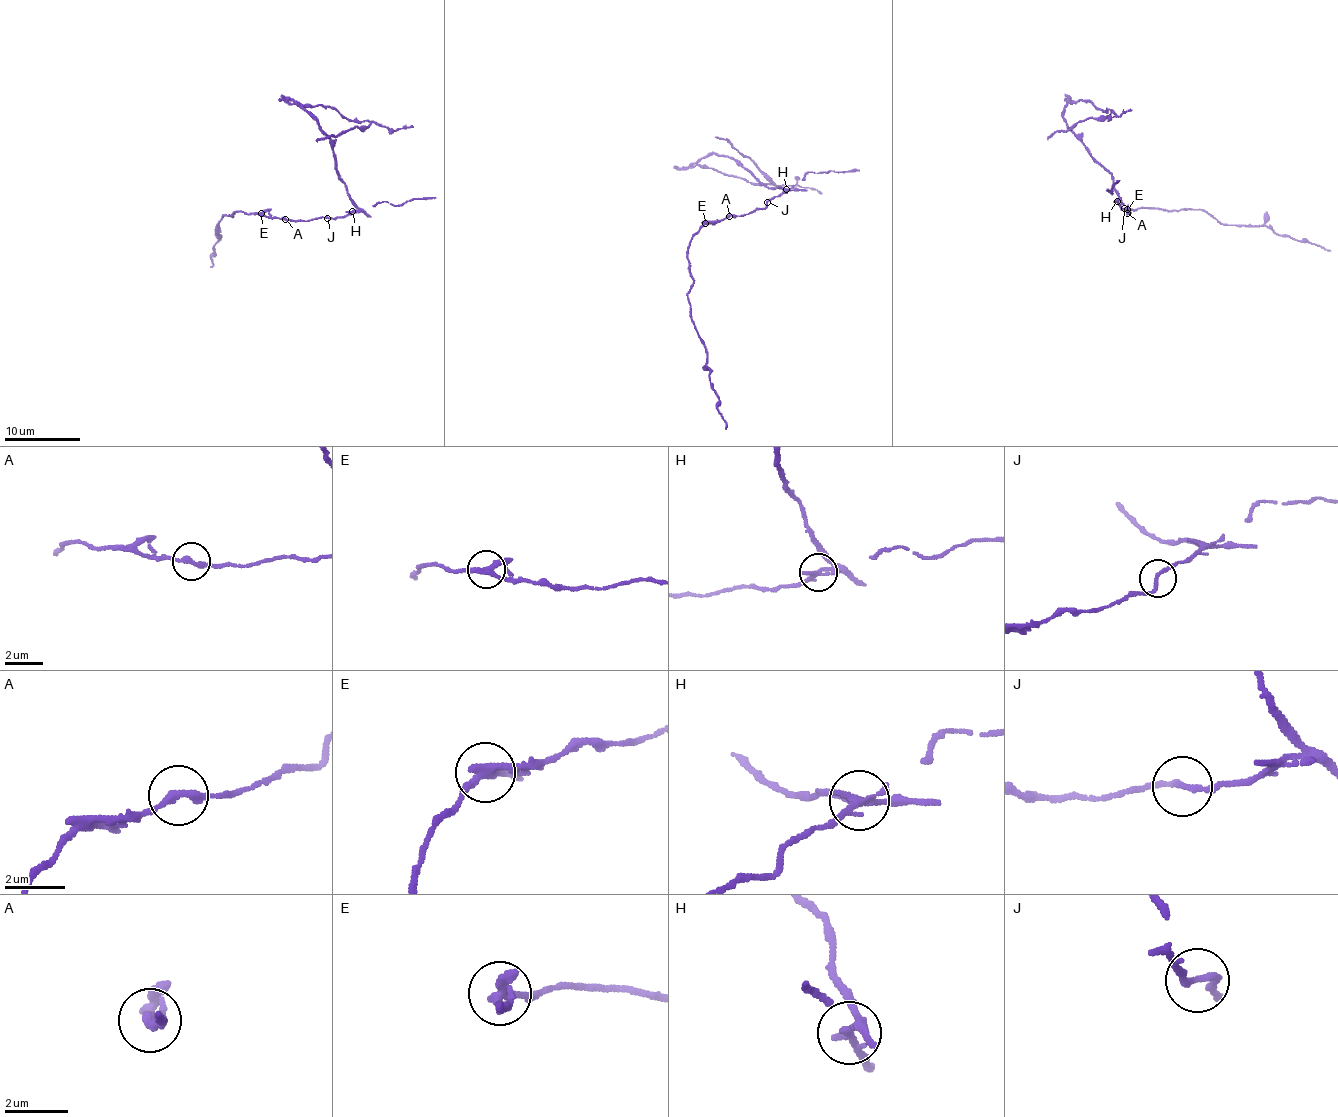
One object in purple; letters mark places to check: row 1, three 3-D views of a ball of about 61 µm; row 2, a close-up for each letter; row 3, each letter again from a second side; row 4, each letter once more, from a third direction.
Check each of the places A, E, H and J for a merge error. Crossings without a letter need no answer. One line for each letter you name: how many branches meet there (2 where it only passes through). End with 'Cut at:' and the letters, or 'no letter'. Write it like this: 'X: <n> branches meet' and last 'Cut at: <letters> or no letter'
E: 2 branches meet
H: 3 branches meet
Cut at: E, H

